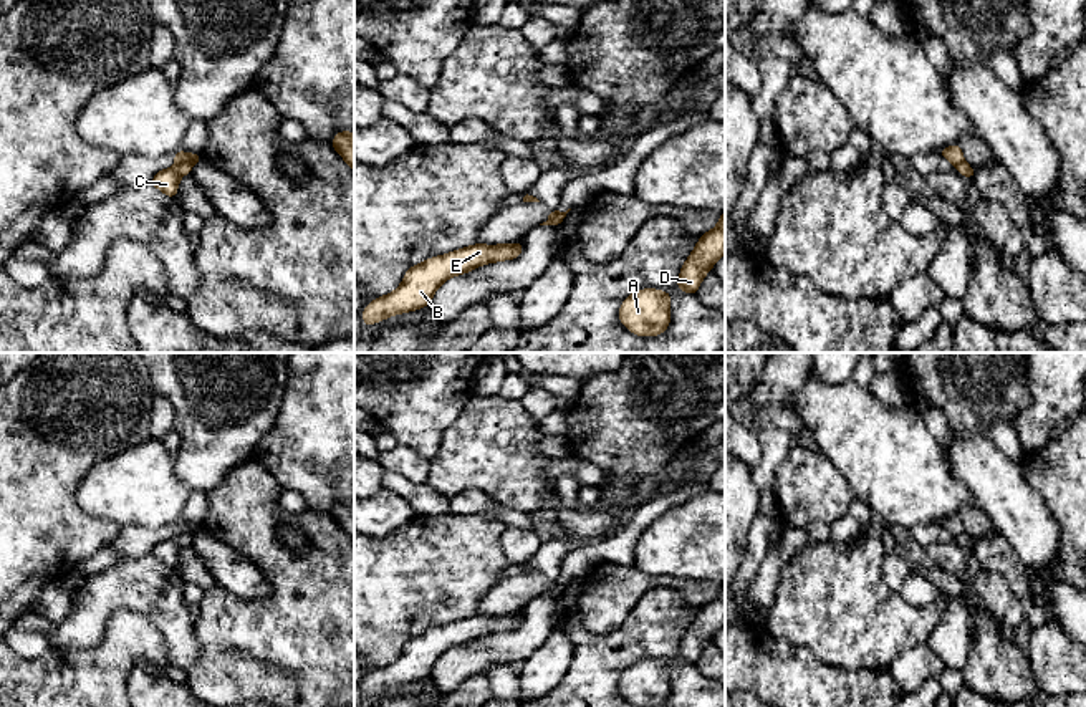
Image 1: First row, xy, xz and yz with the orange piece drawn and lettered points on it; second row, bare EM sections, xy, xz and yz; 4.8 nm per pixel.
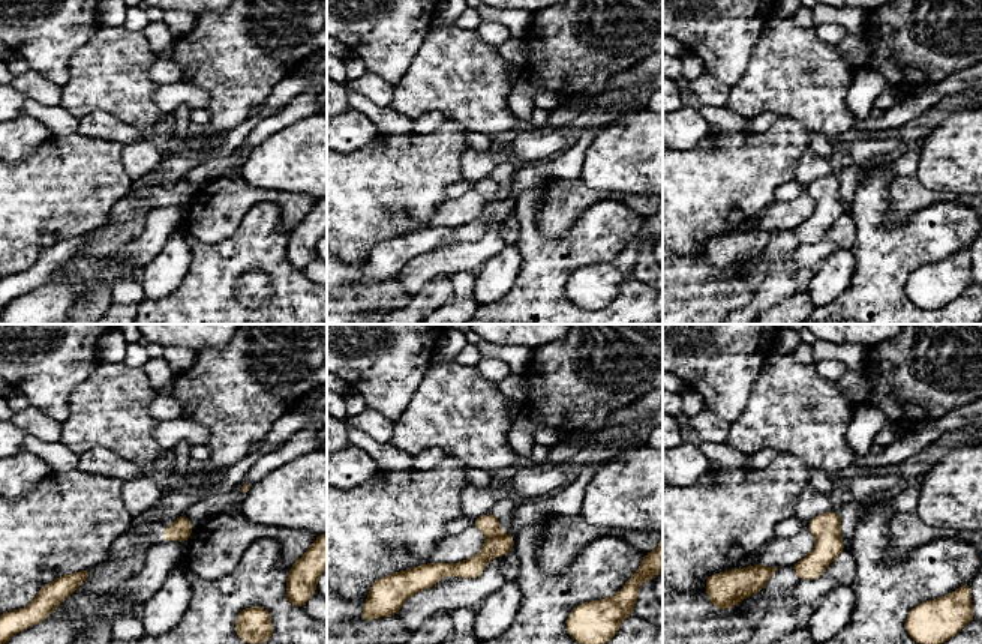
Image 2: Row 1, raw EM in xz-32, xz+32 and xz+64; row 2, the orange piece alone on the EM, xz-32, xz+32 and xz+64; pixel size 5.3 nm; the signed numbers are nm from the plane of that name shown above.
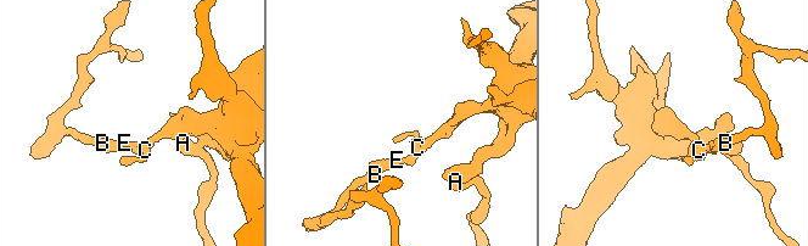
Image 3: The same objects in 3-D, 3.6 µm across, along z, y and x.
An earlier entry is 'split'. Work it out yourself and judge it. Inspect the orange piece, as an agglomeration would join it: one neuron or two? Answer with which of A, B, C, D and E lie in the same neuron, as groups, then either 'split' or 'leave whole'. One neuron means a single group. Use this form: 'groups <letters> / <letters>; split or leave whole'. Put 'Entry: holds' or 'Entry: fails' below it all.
groups A D / B C E; split
Entry: holds

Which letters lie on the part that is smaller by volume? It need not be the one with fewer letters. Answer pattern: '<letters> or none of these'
B, C, E

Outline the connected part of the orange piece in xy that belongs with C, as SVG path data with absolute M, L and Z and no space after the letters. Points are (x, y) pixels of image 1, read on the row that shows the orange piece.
M182 162L174 167L159 171L151 184L157 187L161 192L164 192L167 197L175 199L177 197L177 187L182 176L190 174L192 164Z

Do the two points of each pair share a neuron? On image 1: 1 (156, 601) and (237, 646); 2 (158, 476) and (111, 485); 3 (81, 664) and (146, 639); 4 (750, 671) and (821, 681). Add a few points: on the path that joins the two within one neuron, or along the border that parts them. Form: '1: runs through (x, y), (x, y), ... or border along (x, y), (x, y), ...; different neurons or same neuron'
1: border along (192, 621), (197, 644), (194, 663); different neurons
2: runs through (146, 477), (138, 485), (123, 485); same neuron
3: runs through (98, 664), (106, 664), (129, 641); same neuron
4: runs through (768, 671), (803, 681); same neuron

